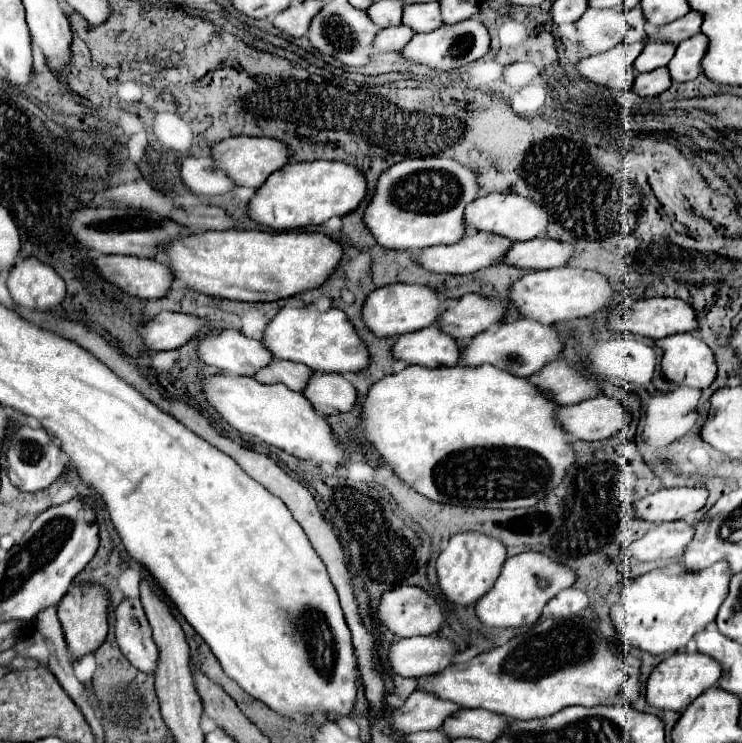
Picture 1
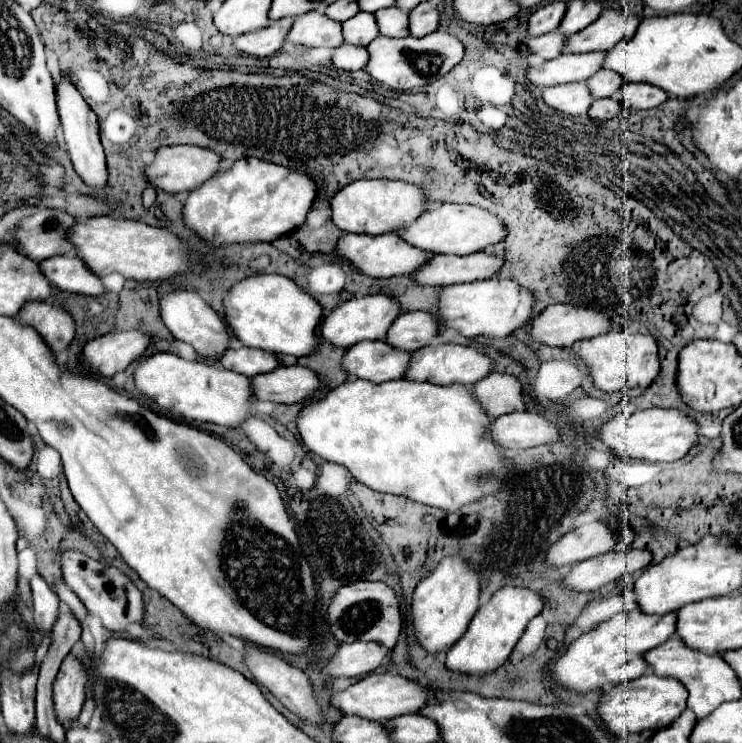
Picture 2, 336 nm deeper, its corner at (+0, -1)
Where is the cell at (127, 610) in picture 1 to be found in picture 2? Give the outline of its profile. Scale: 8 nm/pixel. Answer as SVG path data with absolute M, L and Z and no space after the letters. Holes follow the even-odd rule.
M65 551L61 555L61 567L63 567L65 583L83 601L87 611L95 613L103 621L105 629L113 633L125 633L131 623L143 623L145 607L143 607L141 591L131 583L131 579L123 571L119 571L117 567L105 565L101 561L95 561L77 551Z

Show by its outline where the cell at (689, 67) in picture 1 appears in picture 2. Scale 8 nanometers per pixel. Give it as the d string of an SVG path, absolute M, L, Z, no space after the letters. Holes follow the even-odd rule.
M625 83L621 87L621 99L625 109L653 109L665 103L667 97L667 91L651 83Z

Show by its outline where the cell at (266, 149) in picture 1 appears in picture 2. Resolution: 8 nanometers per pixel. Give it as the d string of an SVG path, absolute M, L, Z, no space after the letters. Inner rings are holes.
M169 145L169 147L161 147L157 151L157 157L151 165L147 165L145 175L147 175L149 183L155 185L157 189L163 189L167 193L189 193L189 191L201 187L211 177L215 177L221 171L221 163L223 163L223 157L207 147Z

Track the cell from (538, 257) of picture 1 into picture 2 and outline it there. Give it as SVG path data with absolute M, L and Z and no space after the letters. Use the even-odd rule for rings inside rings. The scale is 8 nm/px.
M471 253L463 257L455 255L435 255L427 265L423 265L413 277L417 283L447 287L453 283L467 283L489 279L501 271L503 259L491 253Z

